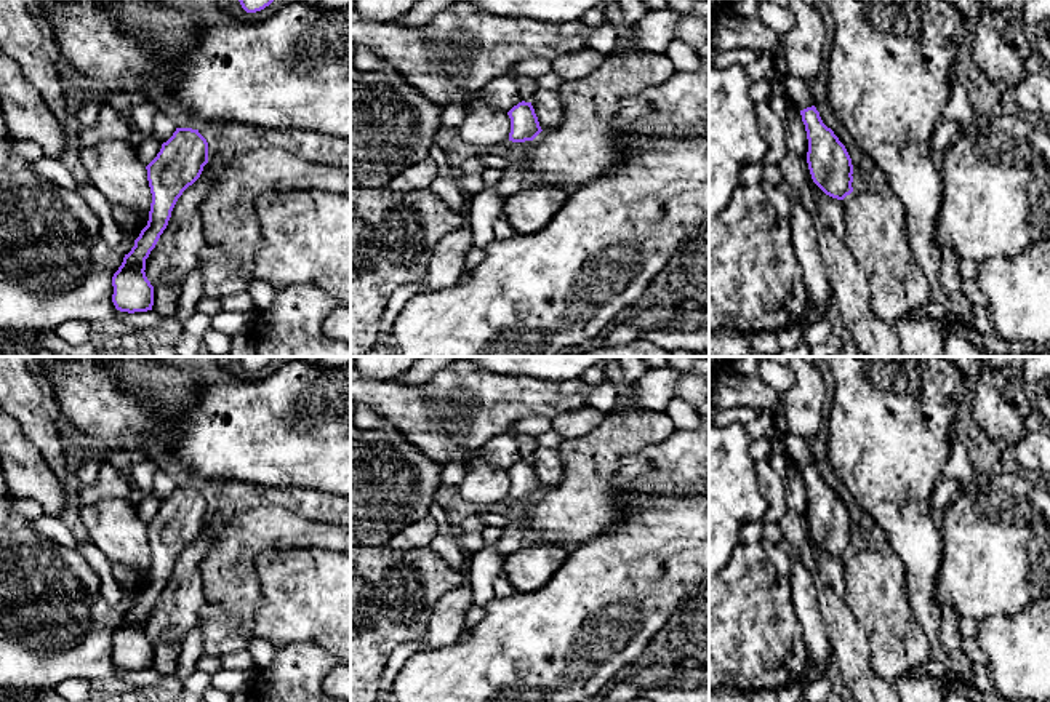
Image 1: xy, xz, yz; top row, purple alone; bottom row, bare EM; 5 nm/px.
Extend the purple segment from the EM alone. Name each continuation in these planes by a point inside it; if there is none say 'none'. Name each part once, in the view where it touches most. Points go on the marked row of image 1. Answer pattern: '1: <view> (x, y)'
none

